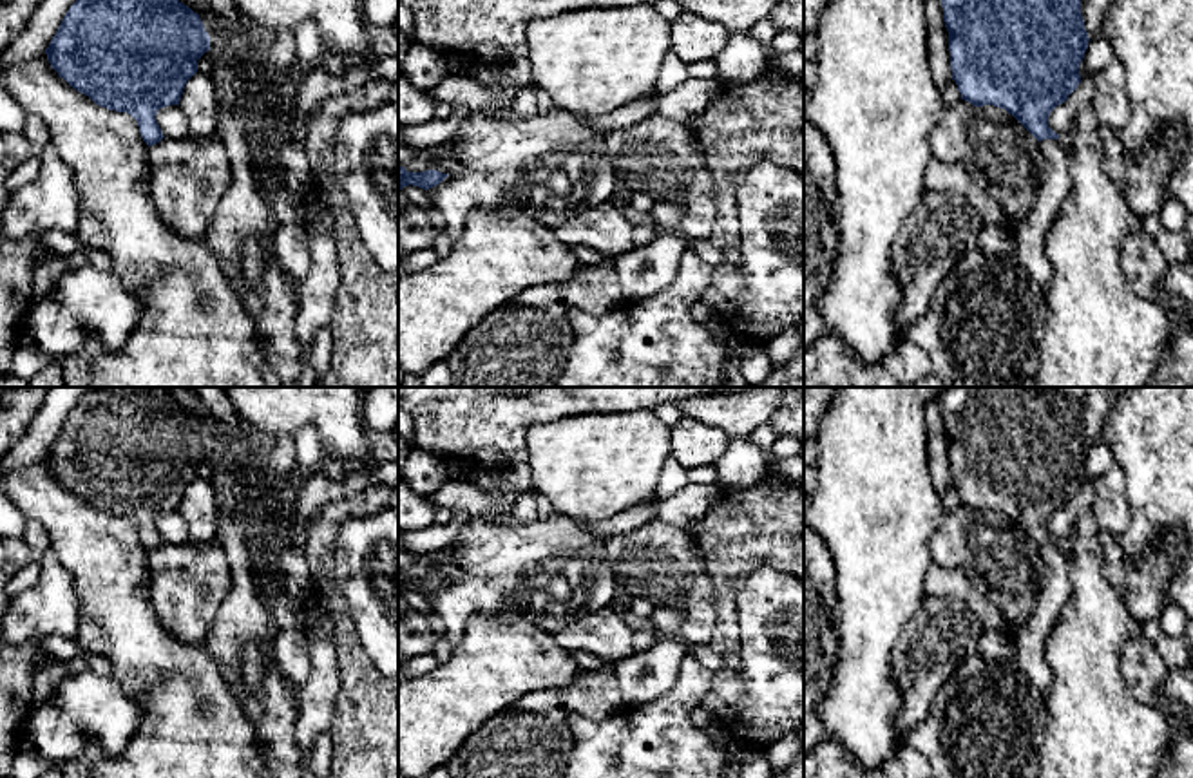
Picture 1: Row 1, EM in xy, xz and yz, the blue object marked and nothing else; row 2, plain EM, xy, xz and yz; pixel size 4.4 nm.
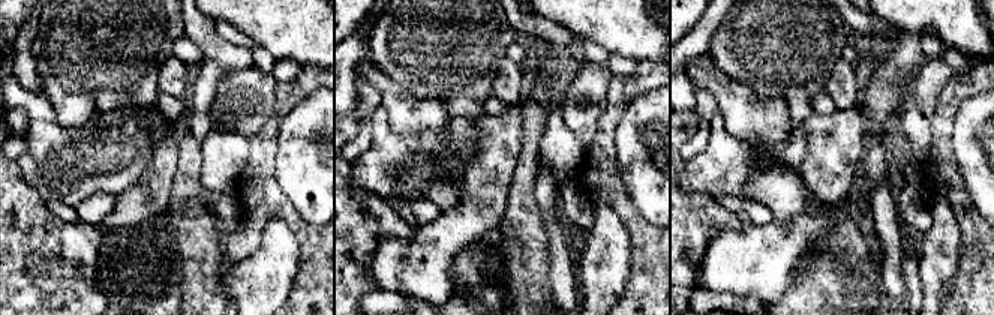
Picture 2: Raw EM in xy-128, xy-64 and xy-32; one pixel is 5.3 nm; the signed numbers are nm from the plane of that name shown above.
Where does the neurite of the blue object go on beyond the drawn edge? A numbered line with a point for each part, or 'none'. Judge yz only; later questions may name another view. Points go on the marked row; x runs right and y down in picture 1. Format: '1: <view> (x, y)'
none

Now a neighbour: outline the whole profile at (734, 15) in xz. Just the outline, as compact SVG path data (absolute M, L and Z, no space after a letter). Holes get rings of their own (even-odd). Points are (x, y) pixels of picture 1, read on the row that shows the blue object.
M681 0L684 11L722 25L728 33L749 31L769 18L778 0Z

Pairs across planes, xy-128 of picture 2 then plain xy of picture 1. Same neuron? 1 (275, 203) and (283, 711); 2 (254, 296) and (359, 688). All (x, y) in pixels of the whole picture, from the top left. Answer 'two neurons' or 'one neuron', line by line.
1: two neurons
2: two neurons

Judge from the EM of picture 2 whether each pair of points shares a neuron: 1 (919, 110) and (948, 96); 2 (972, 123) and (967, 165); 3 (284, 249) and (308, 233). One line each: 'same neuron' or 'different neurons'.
1: different neurons
2: same neuron
3: different neurons

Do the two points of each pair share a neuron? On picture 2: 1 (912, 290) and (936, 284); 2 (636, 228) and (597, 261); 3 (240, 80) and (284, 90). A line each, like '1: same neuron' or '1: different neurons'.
1: different neurons
2: different neurons
3: different neurons

